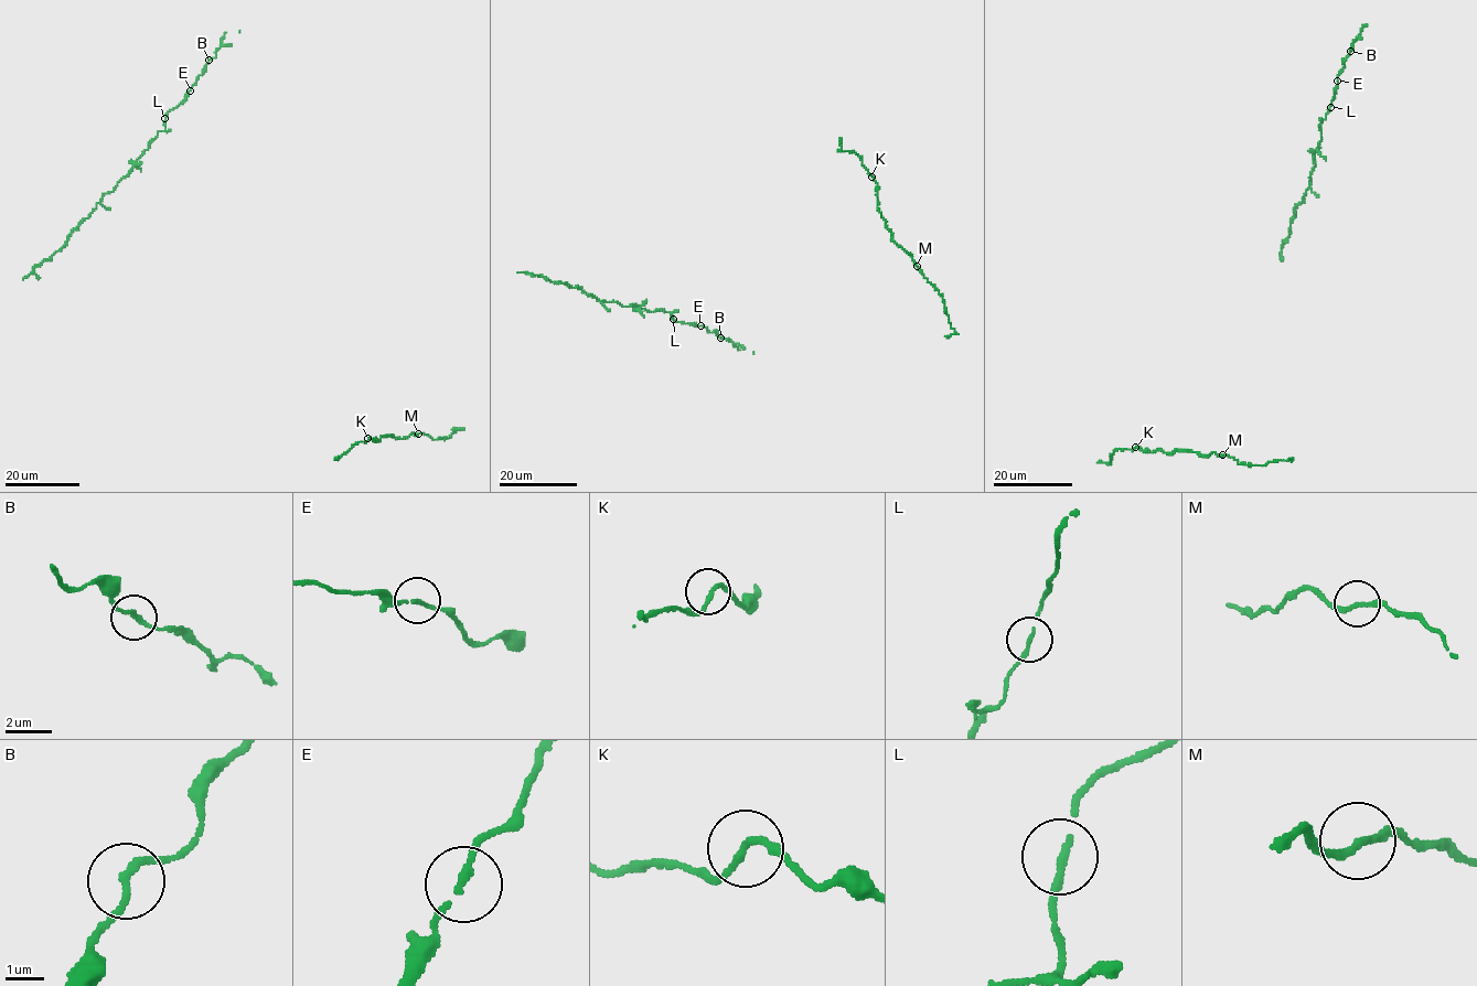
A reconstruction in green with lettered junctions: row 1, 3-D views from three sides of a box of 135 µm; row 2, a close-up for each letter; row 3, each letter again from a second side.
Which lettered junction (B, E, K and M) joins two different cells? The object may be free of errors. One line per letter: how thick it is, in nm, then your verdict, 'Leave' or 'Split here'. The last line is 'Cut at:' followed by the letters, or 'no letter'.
B: Thickness 170 nm. Leave
E: Thickness 160 nm. Leave
K: Thickness 170 nm. Leave
M: Thickness 170 nm. Leave
Cut at: no letter

